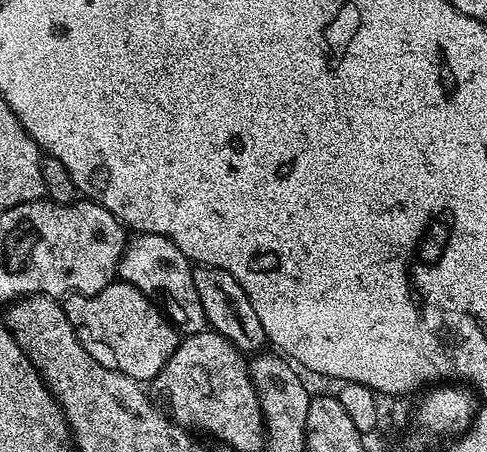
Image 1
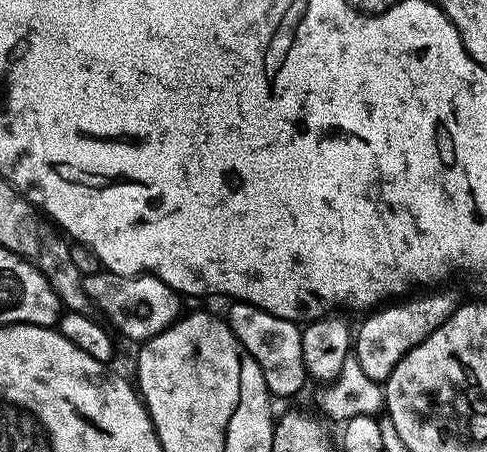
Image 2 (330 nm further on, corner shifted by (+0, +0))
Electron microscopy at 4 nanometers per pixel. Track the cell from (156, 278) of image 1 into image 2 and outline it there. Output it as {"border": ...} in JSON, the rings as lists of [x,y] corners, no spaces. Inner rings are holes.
{"border":[[[101,270],[84,277],[84,289],[86,294],[90,294],[93,307],[98,312],[100,310],[99,315],[117,333],[120,331],[126,339],[136,340],[135,342],[143,342],[162,334],[182,315],[180,293],[175,292],[170,286],[166,286],[166,282],[162,282],[157,276],[147,274],[123,276]]]}

